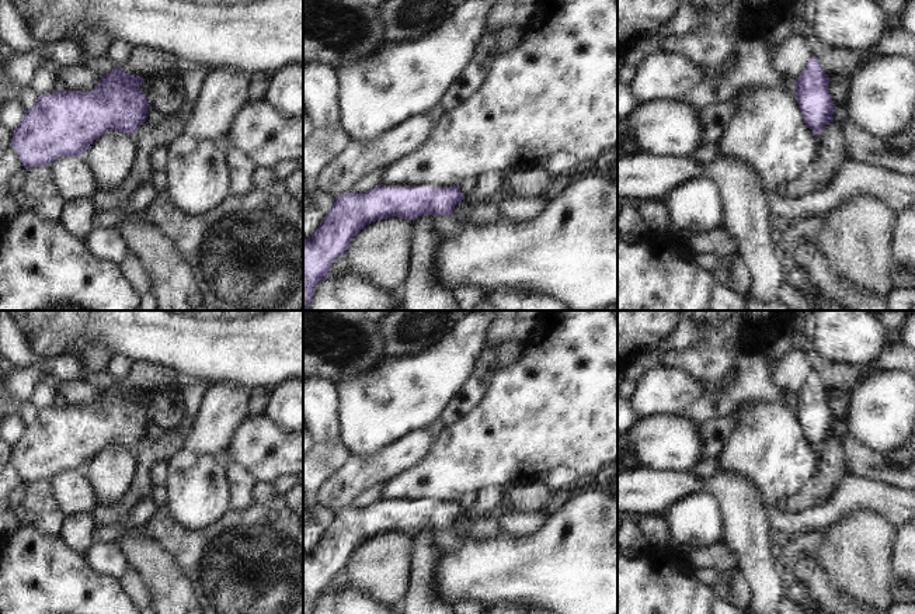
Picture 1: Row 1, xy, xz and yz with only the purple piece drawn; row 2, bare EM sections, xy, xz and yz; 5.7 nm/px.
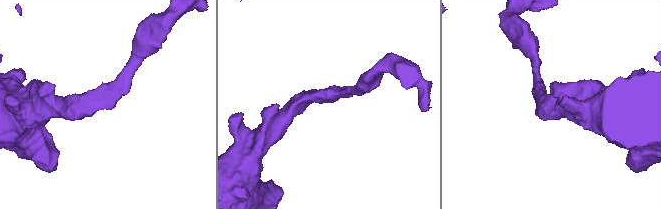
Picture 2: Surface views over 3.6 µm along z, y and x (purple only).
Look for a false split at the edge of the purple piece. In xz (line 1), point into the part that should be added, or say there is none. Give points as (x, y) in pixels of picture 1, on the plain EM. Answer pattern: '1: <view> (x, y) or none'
1: none

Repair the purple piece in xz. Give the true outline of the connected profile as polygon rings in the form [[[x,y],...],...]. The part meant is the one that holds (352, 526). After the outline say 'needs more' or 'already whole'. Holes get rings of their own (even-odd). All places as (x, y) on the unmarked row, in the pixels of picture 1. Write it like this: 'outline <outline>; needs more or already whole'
outline [[[380,499],[369,506],[337,511],[323,538],[309,554],[303,554],[303,614],[313,613],[316,600],[330,590],[334,575],[345,569],[352,552],[366,540],[390,531],[410,535],[425,530],[446,531],[462,514],[465,510],[459,499],[453,502]]]; already whole

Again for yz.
outline [[[811,371],[793,400],[804,438],[814,450],[820,450],[827,438],[834,437],[835,419],[828,406],[828,398],[829,392],[818,372]]]; already whole

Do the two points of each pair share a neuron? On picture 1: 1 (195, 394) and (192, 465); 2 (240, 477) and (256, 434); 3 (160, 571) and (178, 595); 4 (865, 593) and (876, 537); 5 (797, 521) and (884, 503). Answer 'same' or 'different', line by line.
1: different
2: different
3: same
4: same
5: same

